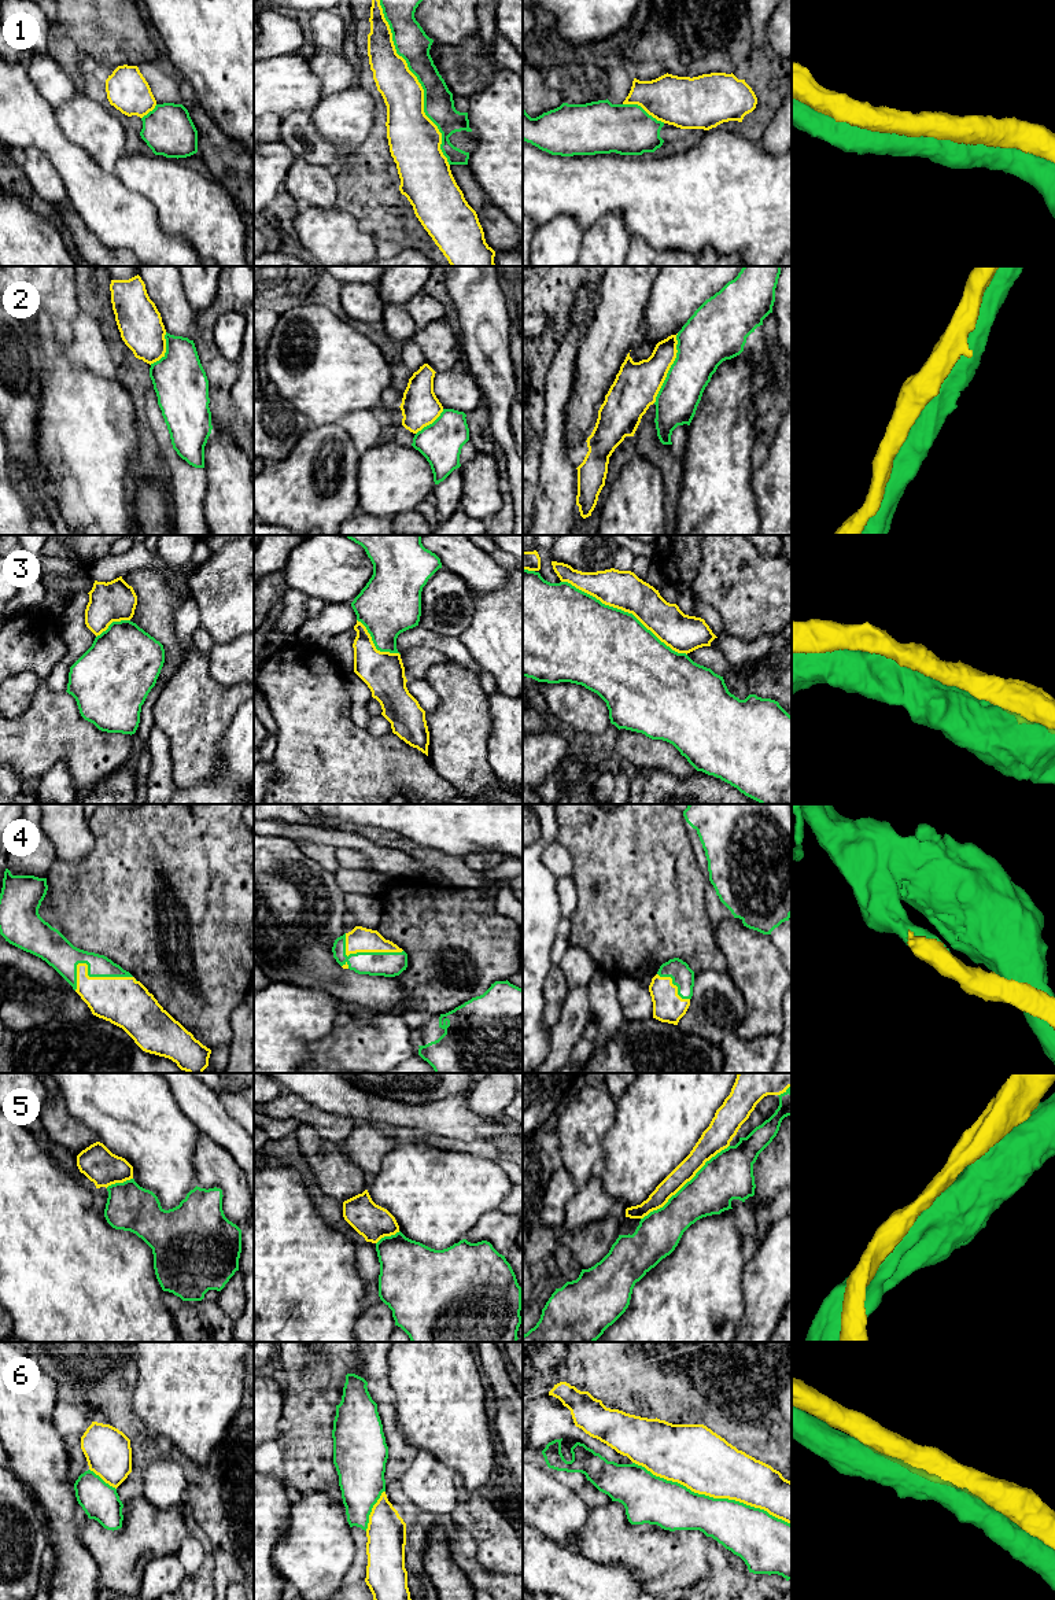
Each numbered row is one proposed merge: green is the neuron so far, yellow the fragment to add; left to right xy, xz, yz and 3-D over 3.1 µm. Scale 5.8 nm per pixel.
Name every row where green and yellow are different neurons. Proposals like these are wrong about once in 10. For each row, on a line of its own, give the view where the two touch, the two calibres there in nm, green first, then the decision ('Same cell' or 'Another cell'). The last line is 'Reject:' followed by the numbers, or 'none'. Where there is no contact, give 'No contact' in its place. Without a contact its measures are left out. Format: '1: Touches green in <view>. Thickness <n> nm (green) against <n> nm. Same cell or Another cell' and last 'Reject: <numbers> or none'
1: Touches green in xz. Thickness 200 nm (green) against 240 nm. Same cell
2: Touches green in yz. Thickness 300 nm (green) against 260 nm. Another cell
3: Touches green in yz. Thickness 500 nm (green) against 220 nm. Same cell
4: Touches green in xy. Thickness 180 nm (green) against 280 nm. Same cell
5: Touches green in yz. Thickness 280 nm (green) against 130 nm. Same cell
6: Touches green in yz. Thickness 280 nm (green) against 360 nm. Same cell
Reject: 2

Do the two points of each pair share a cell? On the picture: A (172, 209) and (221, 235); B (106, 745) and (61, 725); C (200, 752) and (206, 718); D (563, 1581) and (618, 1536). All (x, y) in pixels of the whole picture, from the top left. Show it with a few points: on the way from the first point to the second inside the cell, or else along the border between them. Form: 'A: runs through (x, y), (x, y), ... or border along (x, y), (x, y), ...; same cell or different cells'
A: runs through (184, 209), (195, 209), (209, 222); same cell
B: runs through (95, 745), (81, 745), (72, 736); same cell
C: runs through (200, 744), (200, 726); same cell
D: border along (571, 1540), (571, 1545), (587, 1558), (622, 1567); different cells

